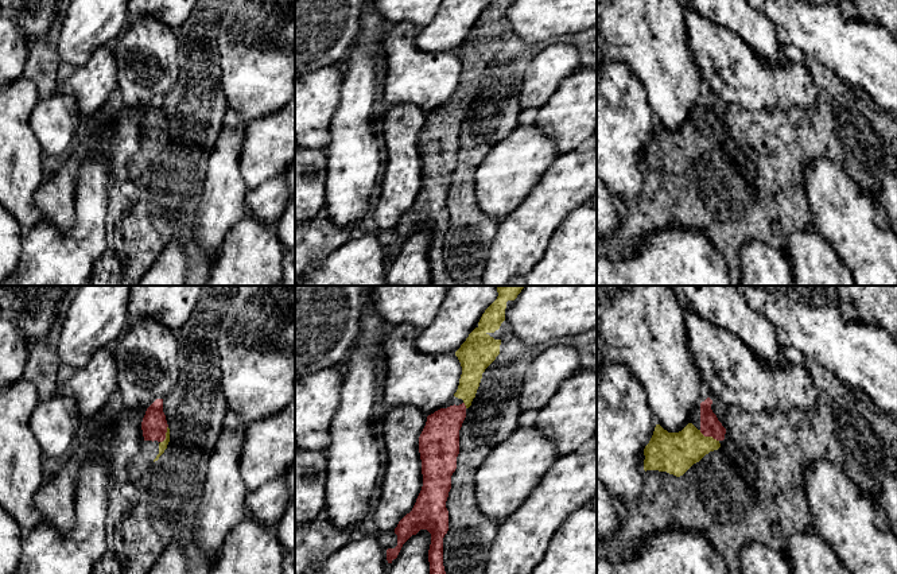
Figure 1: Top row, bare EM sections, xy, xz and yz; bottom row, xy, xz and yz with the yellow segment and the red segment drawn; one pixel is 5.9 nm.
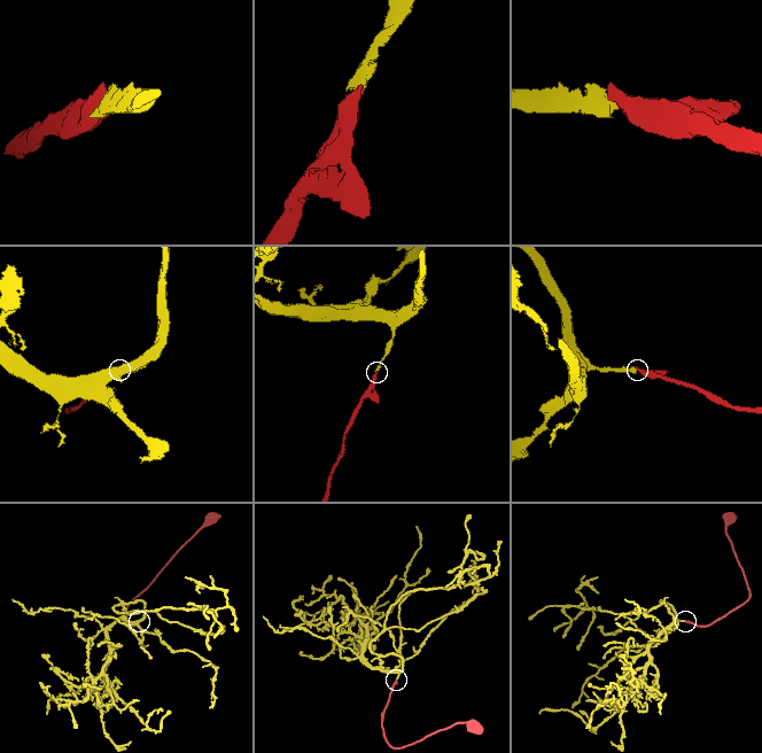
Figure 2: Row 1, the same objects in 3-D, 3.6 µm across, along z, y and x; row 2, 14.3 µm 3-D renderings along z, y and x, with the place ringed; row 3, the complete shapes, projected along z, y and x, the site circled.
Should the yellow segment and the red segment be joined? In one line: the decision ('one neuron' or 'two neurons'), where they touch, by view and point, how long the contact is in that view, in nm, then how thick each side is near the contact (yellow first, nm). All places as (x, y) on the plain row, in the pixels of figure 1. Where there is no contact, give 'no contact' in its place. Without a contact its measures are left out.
one neuron; meets yellow in yz at (709, 135); contact 140 nm long; 240 nm thick on the yellow side, 120 nm on the other

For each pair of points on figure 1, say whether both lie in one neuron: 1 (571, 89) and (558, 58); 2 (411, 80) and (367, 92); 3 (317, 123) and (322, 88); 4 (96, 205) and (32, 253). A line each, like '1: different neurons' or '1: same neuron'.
1: different neurons
2: different neurons
3: same neuron
4: same neuron

